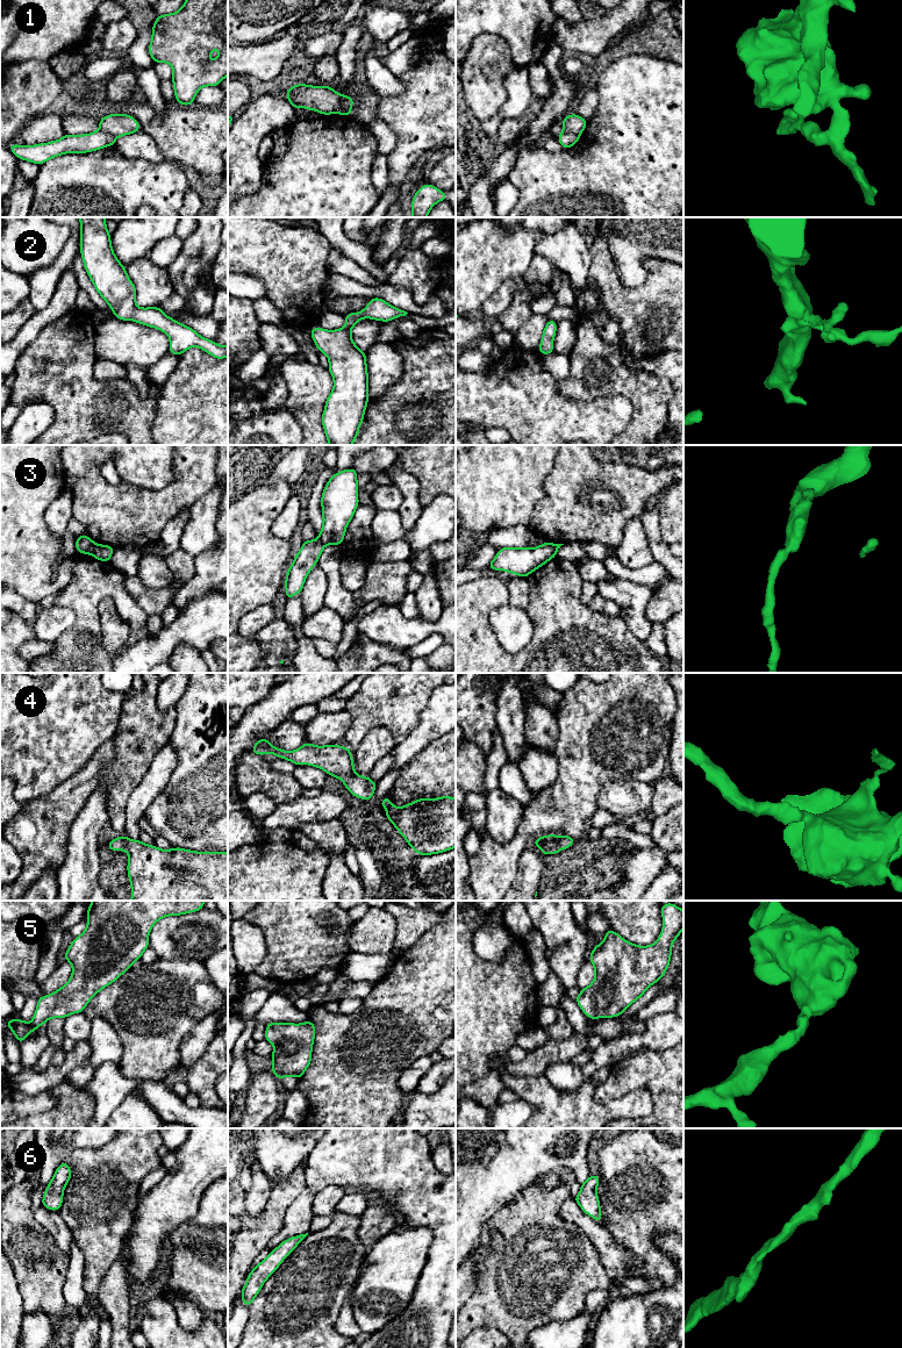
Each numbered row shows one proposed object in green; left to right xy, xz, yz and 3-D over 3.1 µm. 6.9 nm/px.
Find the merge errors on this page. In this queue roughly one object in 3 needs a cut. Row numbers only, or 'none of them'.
1, 3

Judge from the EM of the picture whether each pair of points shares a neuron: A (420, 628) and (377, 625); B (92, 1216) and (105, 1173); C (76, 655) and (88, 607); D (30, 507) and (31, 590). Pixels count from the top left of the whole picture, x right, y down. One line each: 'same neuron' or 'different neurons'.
A: same neuron
B: same neuron
C: same neuron
D: same neuron

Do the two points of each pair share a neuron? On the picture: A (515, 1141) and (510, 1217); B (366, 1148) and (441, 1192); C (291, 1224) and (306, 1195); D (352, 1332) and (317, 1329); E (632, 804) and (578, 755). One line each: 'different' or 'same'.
A: different
B: same
C: same
D: different
E: different

